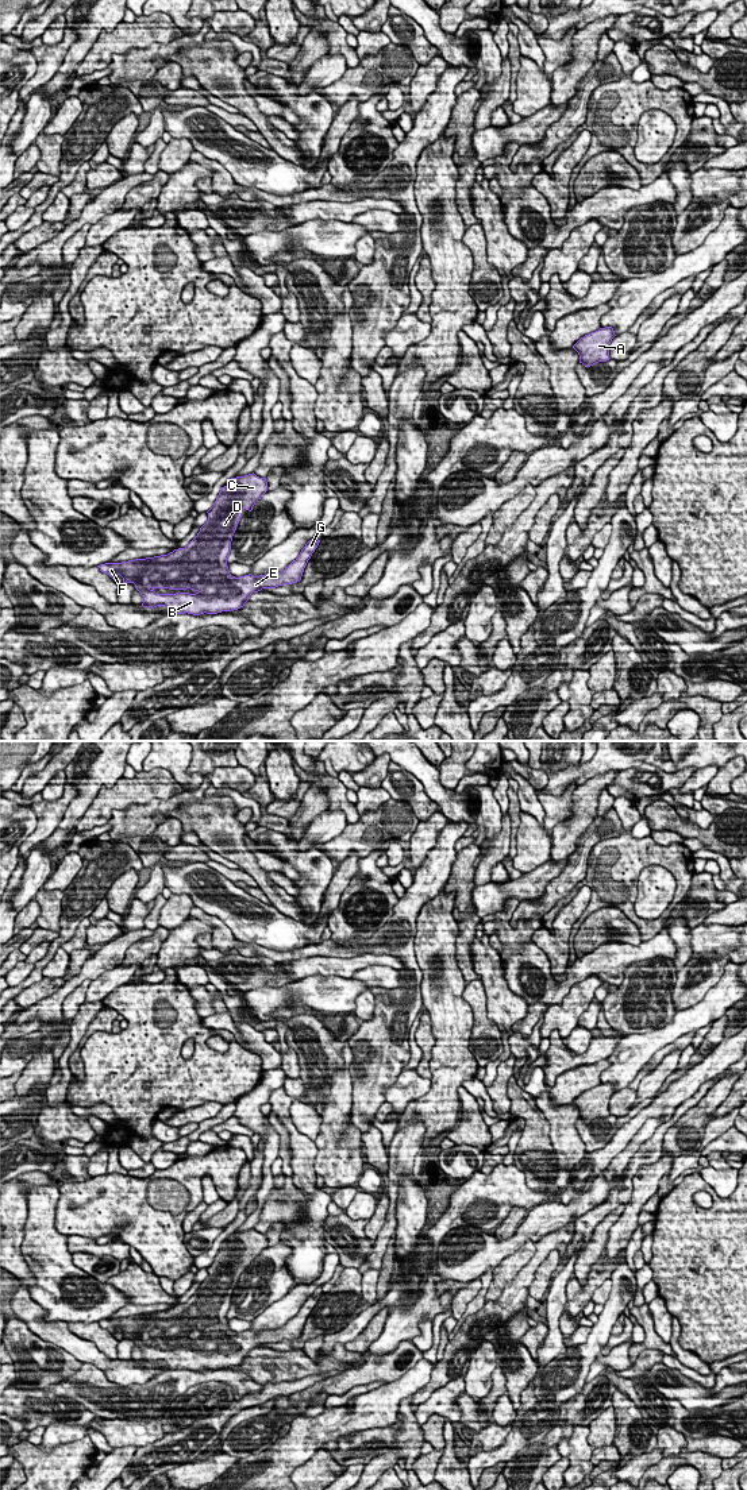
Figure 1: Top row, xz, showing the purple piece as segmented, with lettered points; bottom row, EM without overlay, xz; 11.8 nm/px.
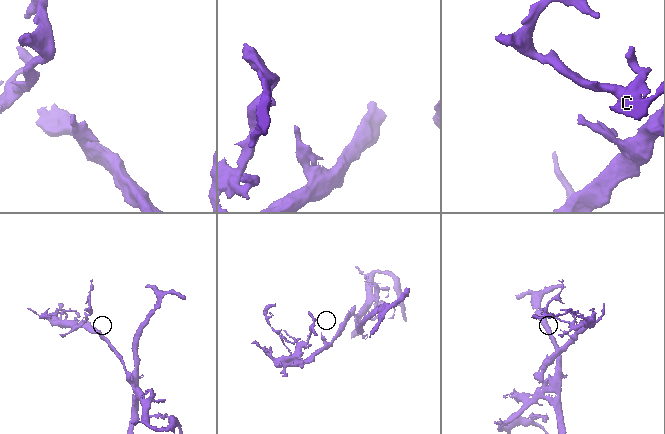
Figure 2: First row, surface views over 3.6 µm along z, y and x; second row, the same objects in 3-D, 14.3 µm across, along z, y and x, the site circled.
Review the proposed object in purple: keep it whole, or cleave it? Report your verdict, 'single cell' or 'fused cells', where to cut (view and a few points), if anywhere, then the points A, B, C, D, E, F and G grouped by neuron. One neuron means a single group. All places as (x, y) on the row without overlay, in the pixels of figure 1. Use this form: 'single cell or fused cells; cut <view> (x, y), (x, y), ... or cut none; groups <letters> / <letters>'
single cell; cut none; groups A B C D E F G

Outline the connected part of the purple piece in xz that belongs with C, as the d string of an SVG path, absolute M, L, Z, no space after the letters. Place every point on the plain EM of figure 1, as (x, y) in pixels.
M254 1228L231 1234L207 1267L208 1277L185 1304L168 1310L97 1323L113 1336L120 1331L123 1339L134 1339L143 1352L143 1363L165 1362L169 1369L193 1371L238 1366L253 1348L300 1337L320 1298L309 1296L297 1315L280 1328L232 1332L227 1313L242 1266L251 1267L266 1247L266 1234Z

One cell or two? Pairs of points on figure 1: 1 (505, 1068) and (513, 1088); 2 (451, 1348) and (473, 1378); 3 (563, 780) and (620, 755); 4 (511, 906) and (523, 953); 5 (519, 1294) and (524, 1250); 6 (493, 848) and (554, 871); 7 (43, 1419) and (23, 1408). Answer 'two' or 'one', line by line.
1: two
2: two
3: one
4: one
5: two
6: two
7: one

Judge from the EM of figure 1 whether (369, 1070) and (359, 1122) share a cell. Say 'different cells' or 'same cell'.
same cell

